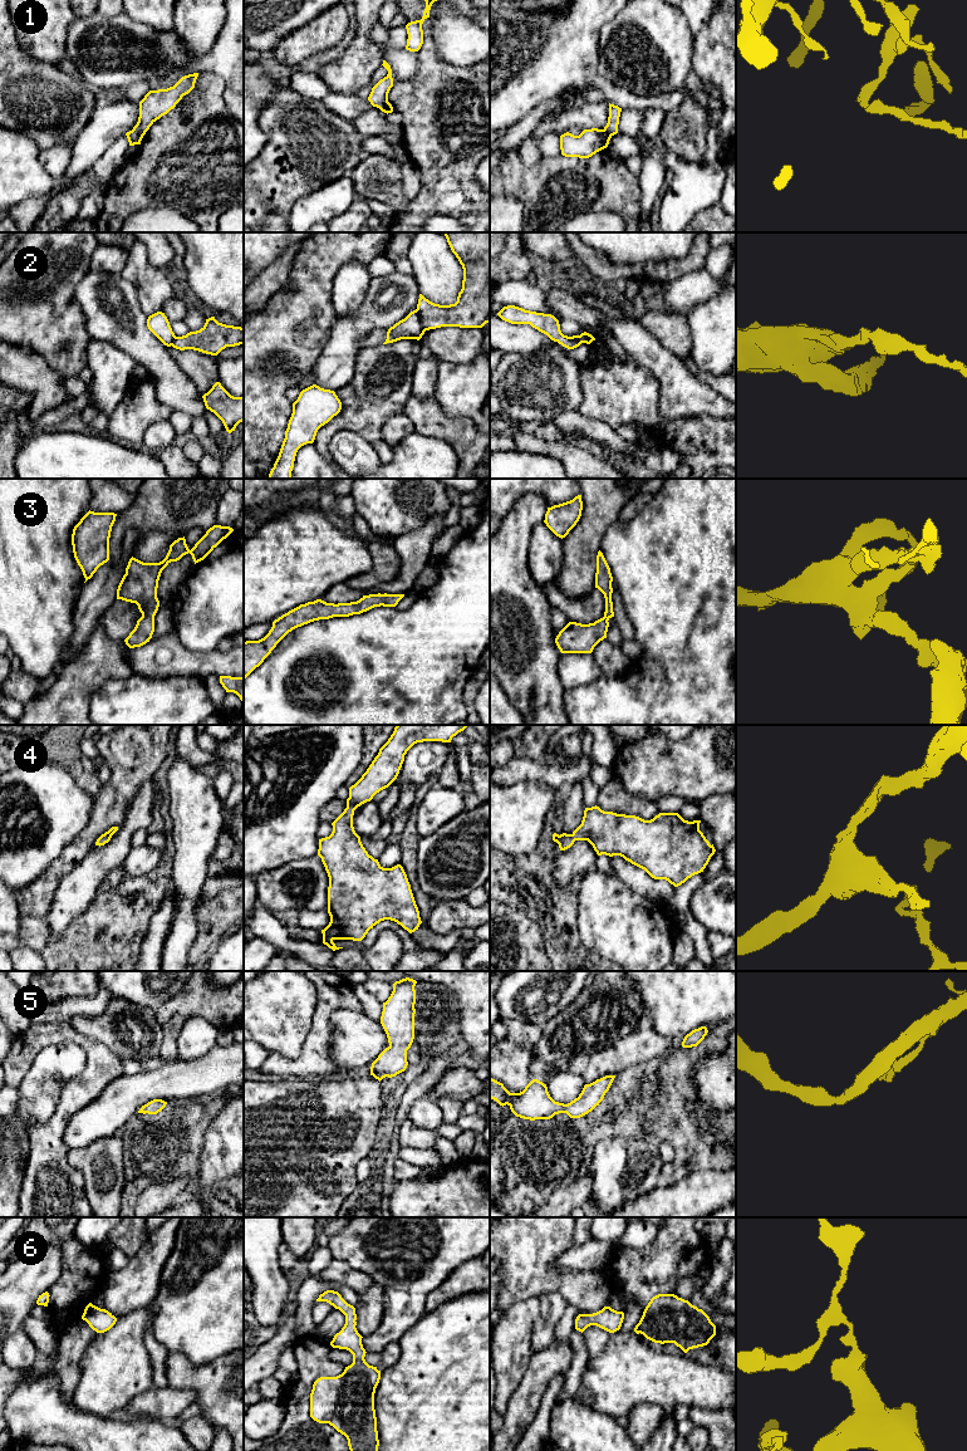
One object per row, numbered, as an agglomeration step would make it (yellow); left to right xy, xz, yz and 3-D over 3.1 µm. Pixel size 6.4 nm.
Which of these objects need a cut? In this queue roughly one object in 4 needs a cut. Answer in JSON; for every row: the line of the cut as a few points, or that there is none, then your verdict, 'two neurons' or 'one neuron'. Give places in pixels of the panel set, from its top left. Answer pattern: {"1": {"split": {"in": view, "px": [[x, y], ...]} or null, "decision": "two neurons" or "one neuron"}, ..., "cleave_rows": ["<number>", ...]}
{"1": {"split": {"in": "xy", "px": [[132, 130], [142, 137]]}, "decision": "two neurons"}, "2": {"split": {"in": "xz", "px": [[416, 309], [425, 331]]}, "decision": "two neurons"}, "3": {"split": null, "decision": "one neuron"}, "4": {"split": null, "decision": "one neuron"}, "5": {"split": null, "decision": "one neuron"}, "6": {"split": null, "decision": "one neuron"}, "cleave_rows": ["1", "2"]}

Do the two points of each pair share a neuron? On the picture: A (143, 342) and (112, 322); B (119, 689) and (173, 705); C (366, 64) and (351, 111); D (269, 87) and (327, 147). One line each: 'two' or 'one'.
A: one
B: one
C: two
D: two

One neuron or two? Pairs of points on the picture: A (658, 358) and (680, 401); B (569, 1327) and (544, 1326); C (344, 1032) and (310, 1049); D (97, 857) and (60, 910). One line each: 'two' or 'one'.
A: one
B: two
C: two
D: one

